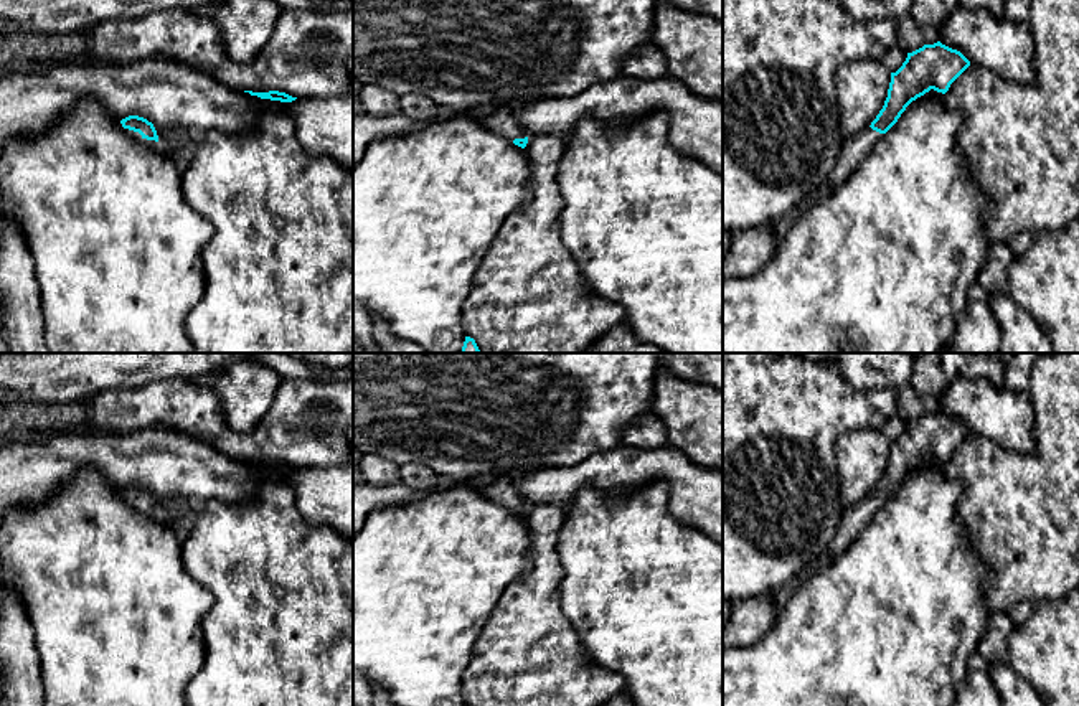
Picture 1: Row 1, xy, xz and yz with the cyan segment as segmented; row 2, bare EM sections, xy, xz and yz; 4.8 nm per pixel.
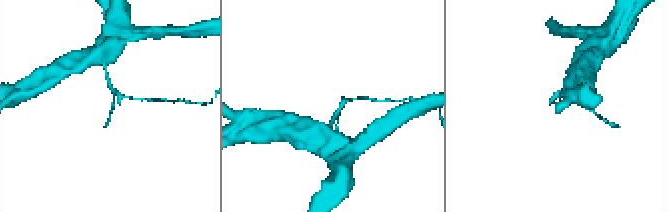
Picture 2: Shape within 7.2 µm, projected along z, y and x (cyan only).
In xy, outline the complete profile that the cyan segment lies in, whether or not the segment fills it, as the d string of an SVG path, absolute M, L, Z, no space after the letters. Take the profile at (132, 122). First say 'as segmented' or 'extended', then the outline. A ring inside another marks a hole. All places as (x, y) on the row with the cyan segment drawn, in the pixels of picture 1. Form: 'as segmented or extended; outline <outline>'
extended; outline M139 115L120 120L125 134L140 145L158 145L158 135L152 122Z

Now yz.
extended; outline M940 41L907 53L902 66L891 73L888 97L876 119L855 137L845 139L840 160L825 185L828 191L836 190L850 178L912 101L931 89L945 94L968 66L970 61L960 51Z

